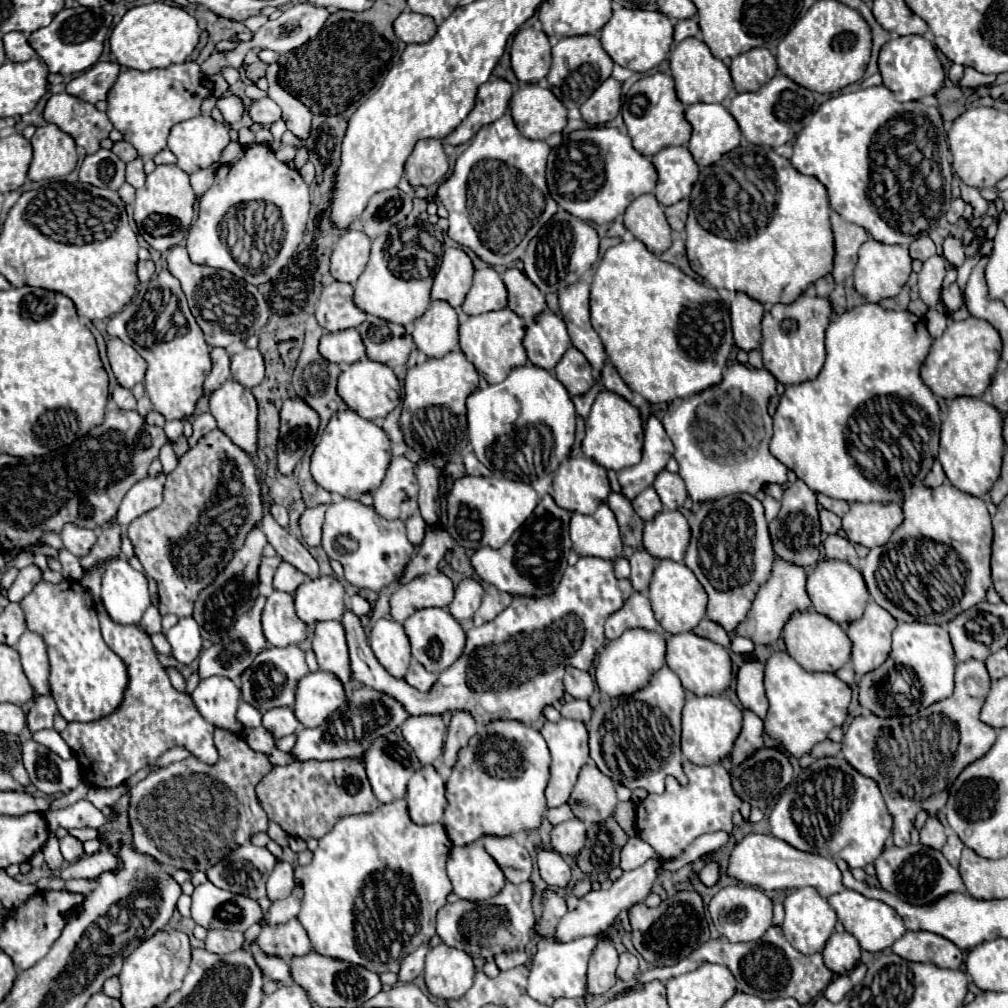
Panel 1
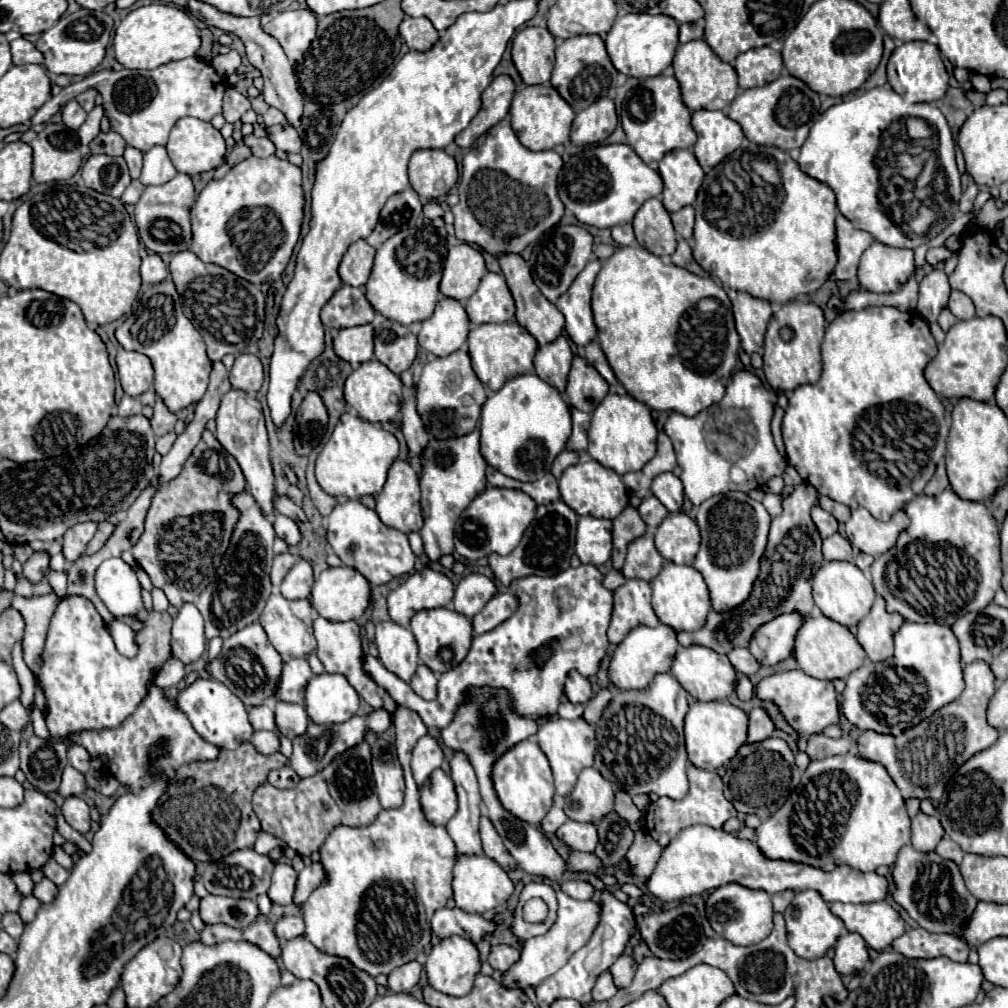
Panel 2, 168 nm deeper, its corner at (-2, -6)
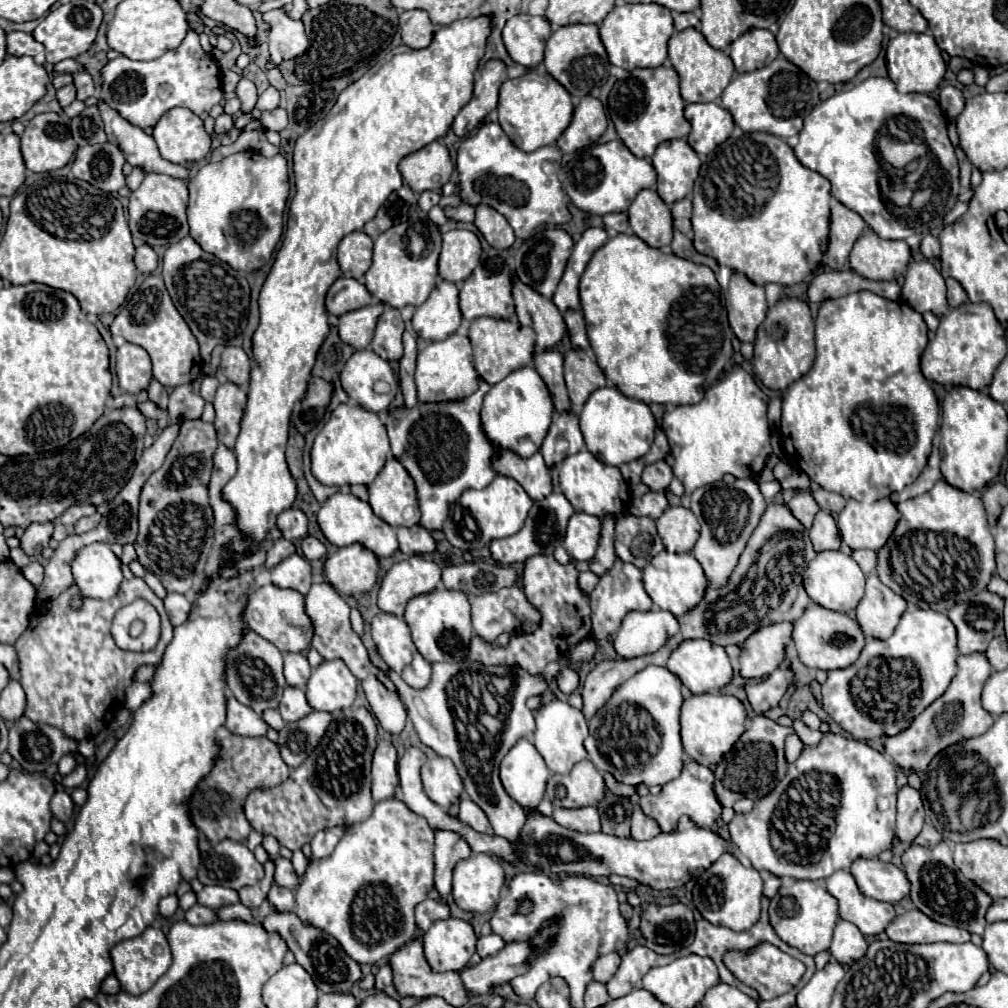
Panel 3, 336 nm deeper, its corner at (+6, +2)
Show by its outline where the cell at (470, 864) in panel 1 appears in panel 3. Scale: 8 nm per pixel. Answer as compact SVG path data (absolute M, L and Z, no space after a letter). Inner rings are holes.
M473 853L461 859L453 871L453 901L471 913L485 913L499 901L505 873L491 855Z

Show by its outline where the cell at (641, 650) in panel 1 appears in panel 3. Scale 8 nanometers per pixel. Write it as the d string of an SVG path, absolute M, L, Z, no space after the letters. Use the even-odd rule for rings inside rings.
M657 607L645 613L631 611L623 619L613 639L613 645L621 659L635 659L655 653L677 631L679 631L677 619L669 611L661 611Z

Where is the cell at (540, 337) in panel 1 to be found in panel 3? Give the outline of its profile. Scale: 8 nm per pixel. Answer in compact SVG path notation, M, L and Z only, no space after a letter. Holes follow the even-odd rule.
M555 349L535 351L533 367L535 367L535 371L539 371L543 381L547 383L551 397L553 397L553 403L555 403L555 409L557 411L569 409L571 403L569 403L569 397L567 397L565 381L563 381L563 355Z

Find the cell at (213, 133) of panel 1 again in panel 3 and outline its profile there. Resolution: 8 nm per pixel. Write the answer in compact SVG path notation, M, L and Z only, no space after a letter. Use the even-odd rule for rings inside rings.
M185 107L169 109L153 127L153 139L161 157L177 165L201 161L211 151L211 137L203 121Z

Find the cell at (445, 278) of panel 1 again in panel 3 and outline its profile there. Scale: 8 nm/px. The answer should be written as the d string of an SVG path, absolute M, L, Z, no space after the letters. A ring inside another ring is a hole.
M453 229L443 235L443 249L439 257L439 277L455 285L463 283L477 267L481 257L481 243L473 231Z

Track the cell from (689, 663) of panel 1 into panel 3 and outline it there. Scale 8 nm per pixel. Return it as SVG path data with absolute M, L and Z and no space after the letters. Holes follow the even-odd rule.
M689 639L683 641L669 657L667 661L667 669L677 675L681 679L681 683L691 691L691 693L717 693L719 689L723 689L731 677L733 677L733 669L731 669L731 661L725 653L723 647L717 647L713 643L707 643L705 639Z

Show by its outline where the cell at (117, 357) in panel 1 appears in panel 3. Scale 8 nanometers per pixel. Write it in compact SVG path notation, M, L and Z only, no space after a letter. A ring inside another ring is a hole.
M125 343L117 349L117 379L119 387L131 395L137 395L141 389L149 387L151 375L151 361L143 347Z

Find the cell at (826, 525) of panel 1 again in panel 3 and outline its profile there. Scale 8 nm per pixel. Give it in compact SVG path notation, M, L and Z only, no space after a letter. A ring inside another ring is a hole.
M809 491L795 493L793 499L787 503L787 507L805 525L805 529L811 529L811 523L813 523L813 517L817 515L817 511L819 511L819 505L815 503L815 499Z

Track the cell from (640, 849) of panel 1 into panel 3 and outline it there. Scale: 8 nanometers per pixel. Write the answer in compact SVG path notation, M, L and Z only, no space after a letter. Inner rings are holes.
M637 807L631 819L631 837L637 841L647 841L647 839L653 839L659 831L661 829L657 827L657 823L647 815L643 815L643 811Z

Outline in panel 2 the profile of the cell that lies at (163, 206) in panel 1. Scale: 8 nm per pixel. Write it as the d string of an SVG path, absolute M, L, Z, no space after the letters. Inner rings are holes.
M177 173L171 181L163 185L151 185L145 189L141 199L135 205L135 221L139 229L139 237L145 247L153 253L177 253L191 249L191 221L189 209L195 201L195 189L189 175Z

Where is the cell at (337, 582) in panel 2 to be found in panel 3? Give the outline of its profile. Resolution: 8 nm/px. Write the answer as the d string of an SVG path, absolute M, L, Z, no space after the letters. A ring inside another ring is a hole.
M359 543L335 549L323 561L323 581L341 595L359 595L377 581L377 557Z

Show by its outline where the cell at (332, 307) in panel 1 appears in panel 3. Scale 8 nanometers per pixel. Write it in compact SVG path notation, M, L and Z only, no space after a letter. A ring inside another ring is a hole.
M339 277L327 291L325 297L325 309L329 315L343 315L361 307L367 307L371 303L371 293L355 279Z

